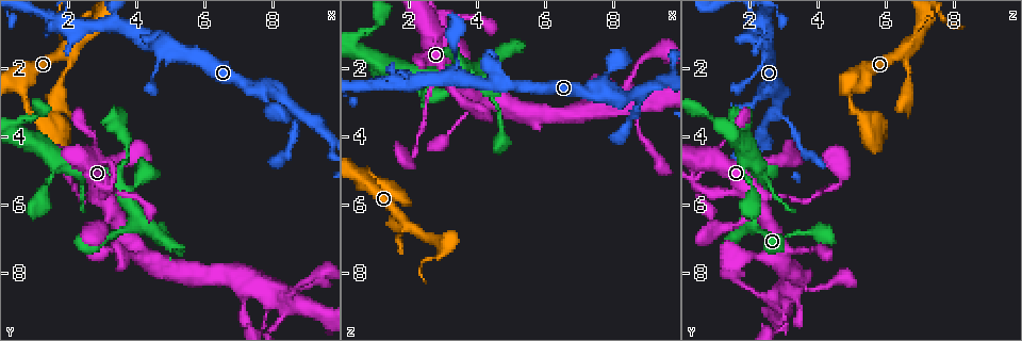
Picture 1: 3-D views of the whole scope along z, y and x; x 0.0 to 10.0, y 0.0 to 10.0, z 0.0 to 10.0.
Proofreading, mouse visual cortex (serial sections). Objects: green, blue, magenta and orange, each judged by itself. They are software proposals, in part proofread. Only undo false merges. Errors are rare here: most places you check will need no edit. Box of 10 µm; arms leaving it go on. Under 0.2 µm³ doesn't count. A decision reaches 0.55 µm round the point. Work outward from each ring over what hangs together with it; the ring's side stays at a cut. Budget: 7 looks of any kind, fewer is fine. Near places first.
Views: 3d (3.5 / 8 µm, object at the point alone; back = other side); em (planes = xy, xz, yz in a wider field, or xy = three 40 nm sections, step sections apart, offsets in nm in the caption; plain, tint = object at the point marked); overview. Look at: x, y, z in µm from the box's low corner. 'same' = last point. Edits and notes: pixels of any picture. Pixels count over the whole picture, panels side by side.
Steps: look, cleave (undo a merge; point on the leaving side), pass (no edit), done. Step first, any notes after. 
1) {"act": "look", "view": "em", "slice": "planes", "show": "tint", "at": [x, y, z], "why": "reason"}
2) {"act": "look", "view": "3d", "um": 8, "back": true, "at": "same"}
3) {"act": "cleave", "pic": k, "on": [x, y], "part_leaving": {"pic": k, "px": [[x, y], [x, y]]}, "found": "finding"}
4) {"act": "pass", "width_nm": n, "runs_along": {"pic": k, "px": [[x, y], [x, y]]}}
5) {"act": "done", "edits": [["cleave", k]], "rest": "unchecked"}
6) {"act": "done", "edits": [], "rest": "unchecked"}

{"act": "look", "view": "3d", "um": 8, "at": [1.95, 1.45, 6.60], "why": "three arms meet"}

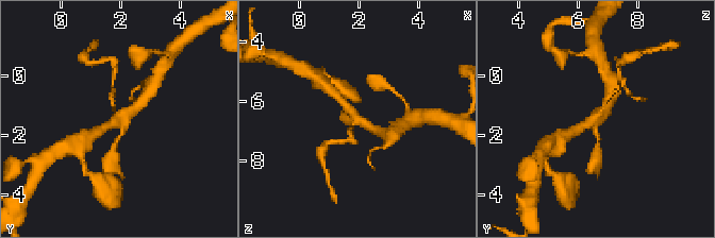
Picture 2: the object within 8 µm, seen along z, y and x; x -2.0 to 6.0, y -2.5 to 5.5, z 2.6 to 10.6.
{"act": "look", "view": "3d", "um": 3.5, "at": "same", "why": "zoom in"}

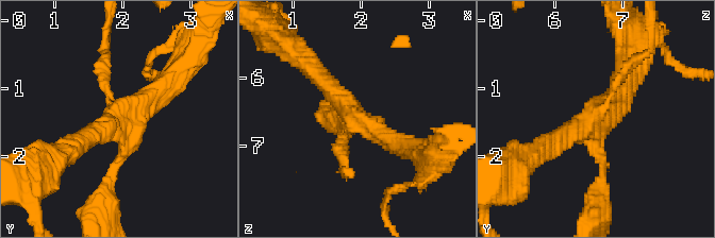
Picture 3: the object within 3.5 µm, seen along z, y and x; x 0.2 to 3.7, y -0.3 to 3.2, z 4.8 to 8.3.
{"act": "look", "view": "em", "slice": "xy", "step": 5, "show": "tint", "at": [1.90, 1.45, 6.55]}

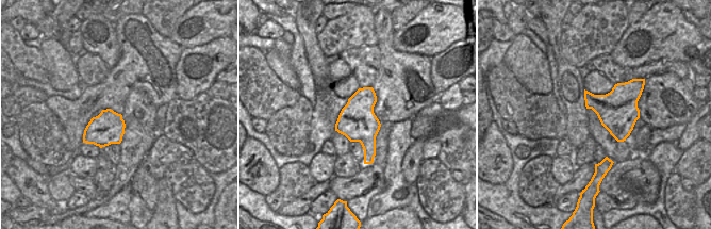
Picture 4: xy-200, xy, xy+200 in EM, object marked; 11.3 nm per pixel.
{"act": "pass", "runs_along": {"pic": 3, "px": [[314, 71], [372, 131], [409, 147]]}, "found": "one cell here"}

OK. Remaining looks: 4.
{"act": "look", "view": "3d", "um": 3.5, "back": true, "at": [2.75, 5.85, 2.45], "why": "calibre changes"}

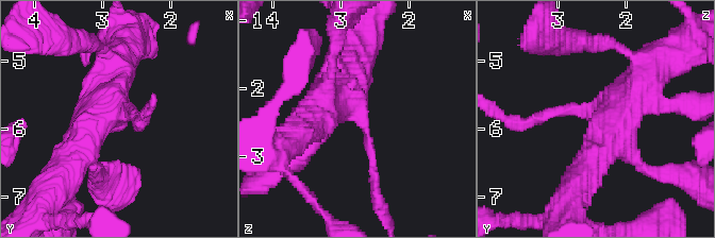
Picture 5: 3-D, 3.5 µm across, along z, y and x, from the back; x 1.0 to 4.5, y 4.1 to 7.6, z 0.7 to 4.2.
{"act": "look", "view": "em", "slice": "xy", "step": 2, "show": "tint", "at": [2.70, 5.75, 2.45], "arm_widths_nm": [150, 500]}

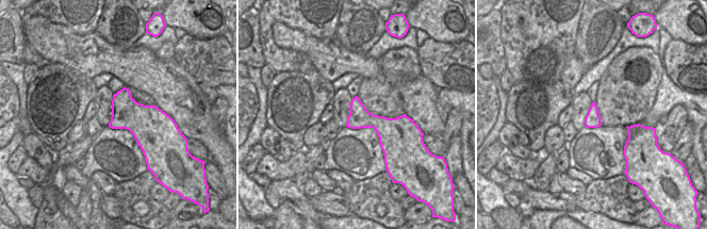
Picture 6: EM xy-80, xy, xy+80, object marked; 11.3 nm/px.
{"act": "pass", "runs_along": {"pic": 5, "px": [[641, 85], [628, 107], [532, 120]]}, "found": "all the same cell"}

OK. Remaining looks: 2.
{"act": "look", "view": "3d", "um": 3.5, "at": [3.40, 0.75, 2.25], "why": "two arms in line, one across"}

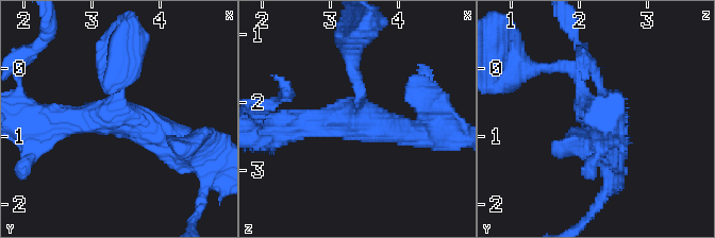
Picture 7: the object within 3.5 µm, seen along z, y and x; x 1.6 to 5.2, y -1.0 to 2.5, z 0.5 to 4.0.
{"act": "pass", "arm_widths_nm": [150, 400, 400], "runs_along": {"pic": 7, "px": [[183, 145], [137, 118], [46, 121]]}, "found": "continuous, no second cell"}

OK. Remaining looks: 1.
{"act": "done", "edits": [], "rest": "unchecked"}

